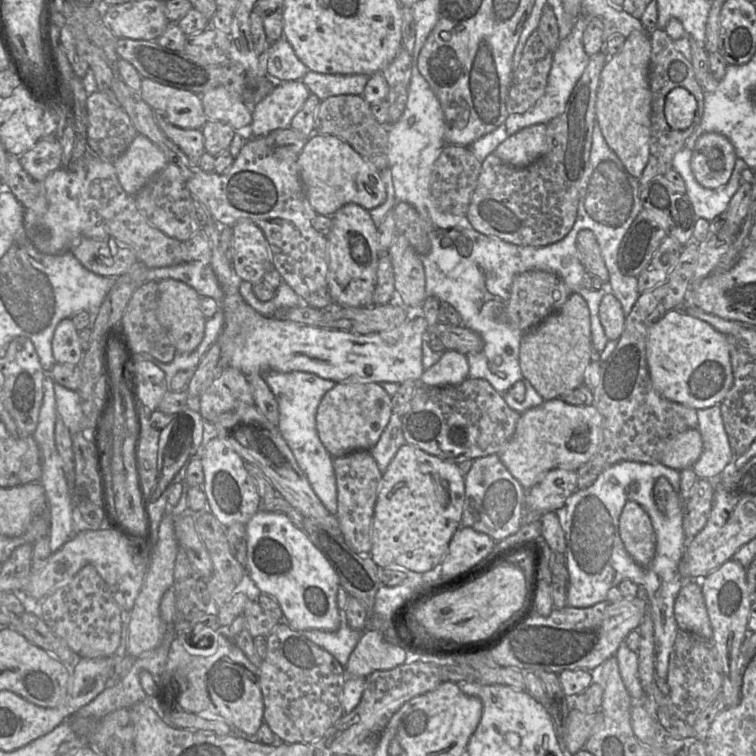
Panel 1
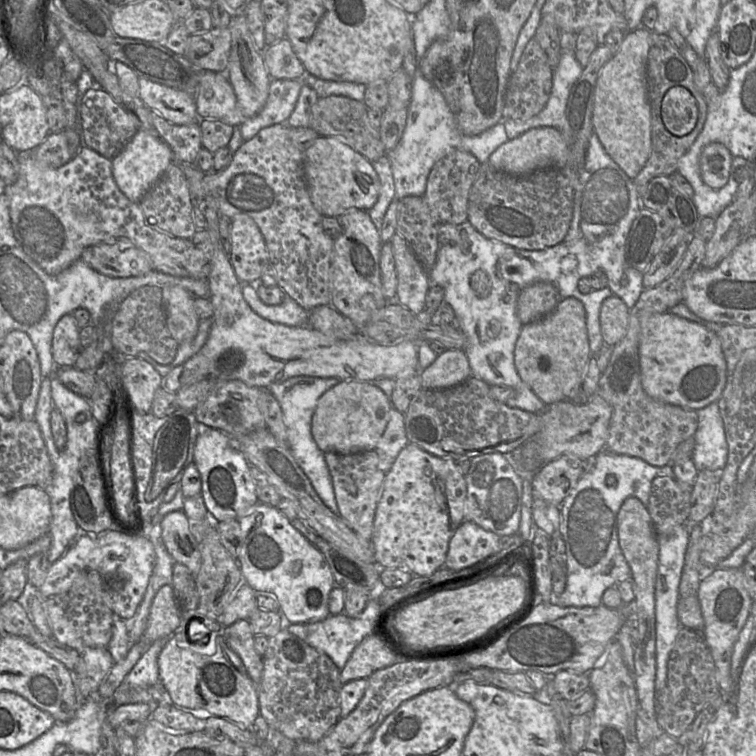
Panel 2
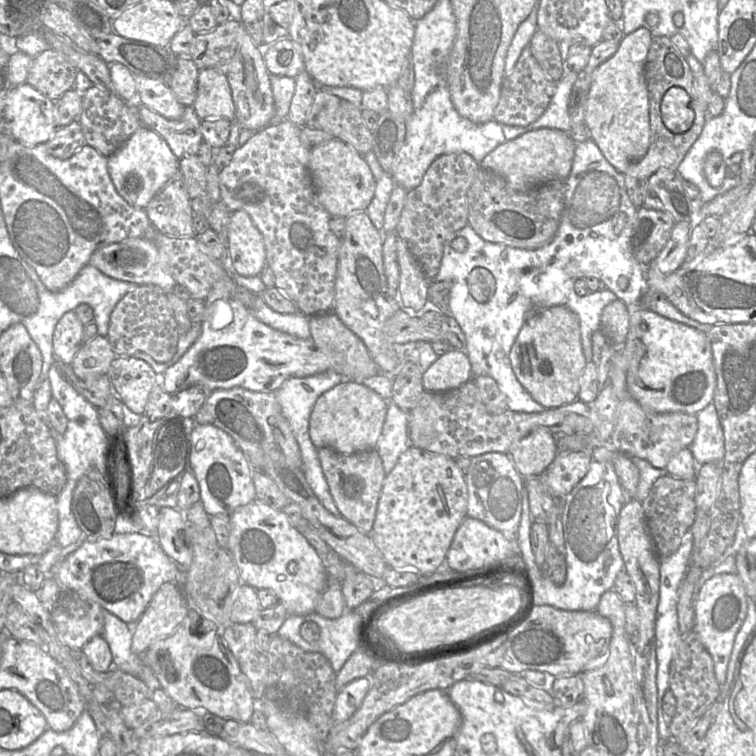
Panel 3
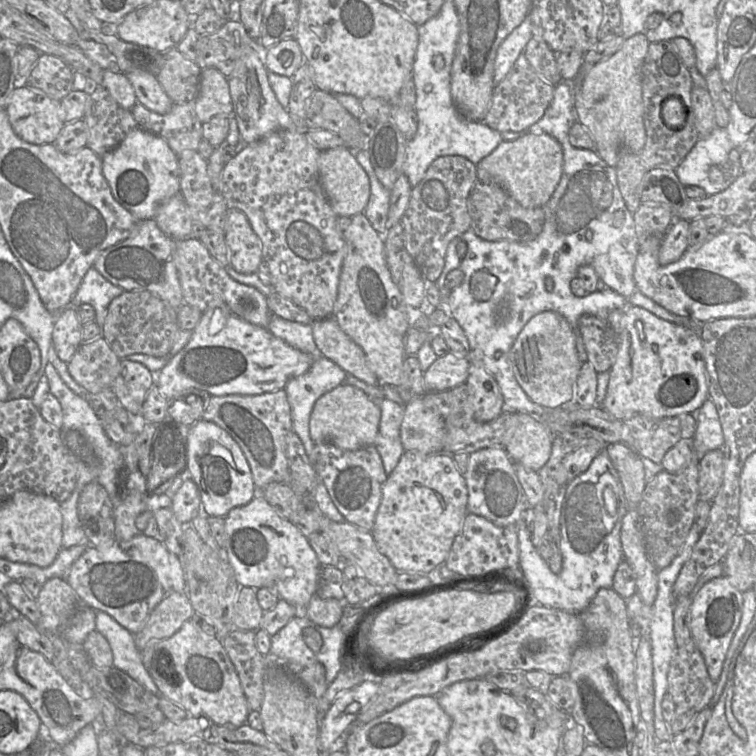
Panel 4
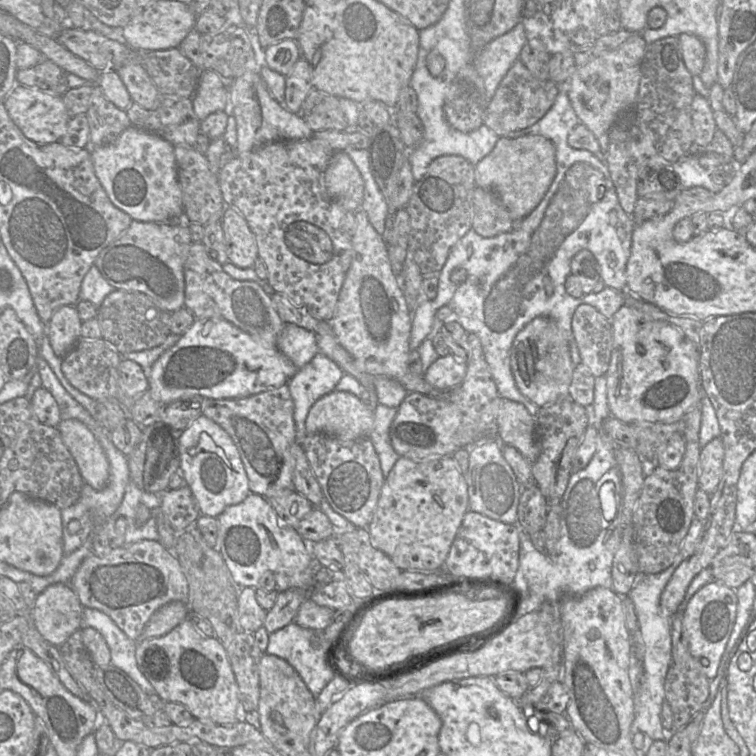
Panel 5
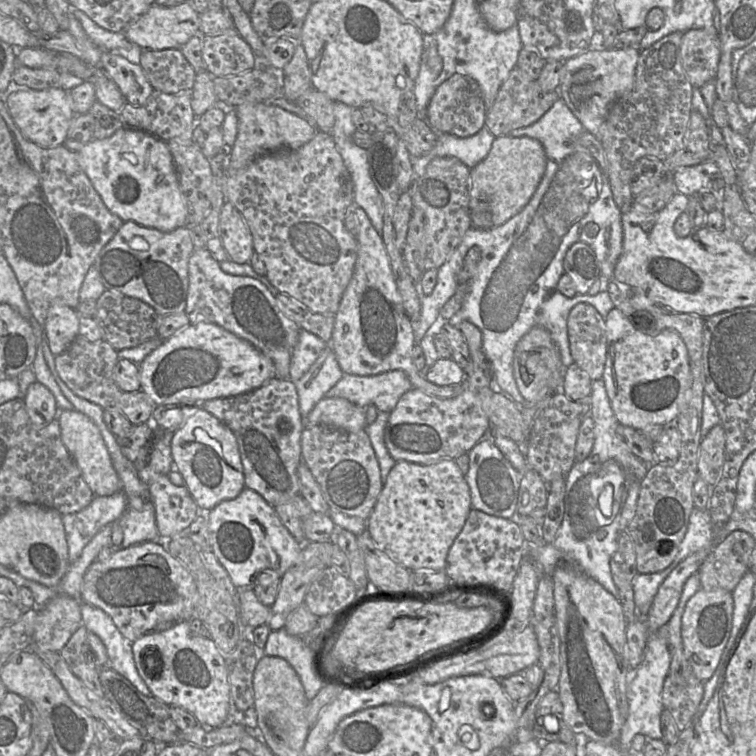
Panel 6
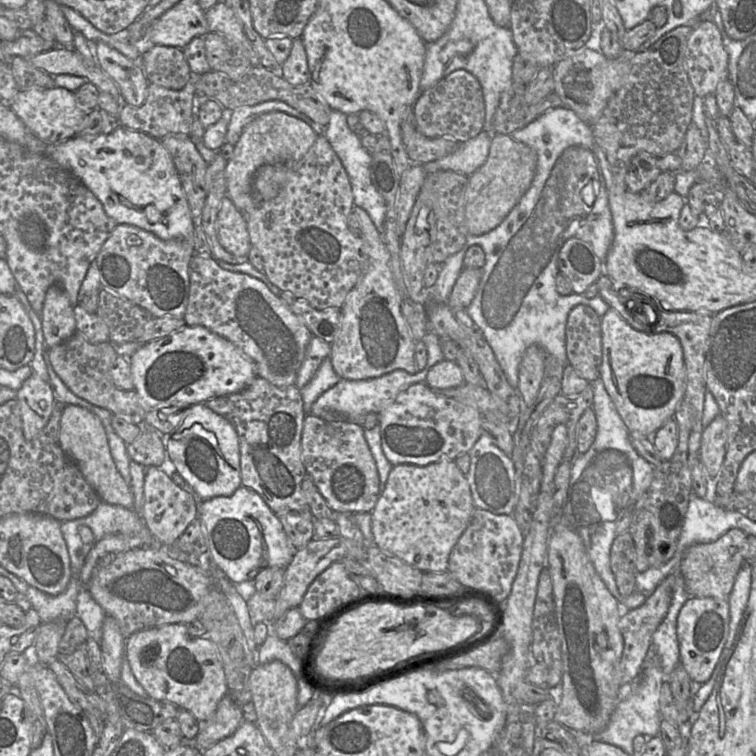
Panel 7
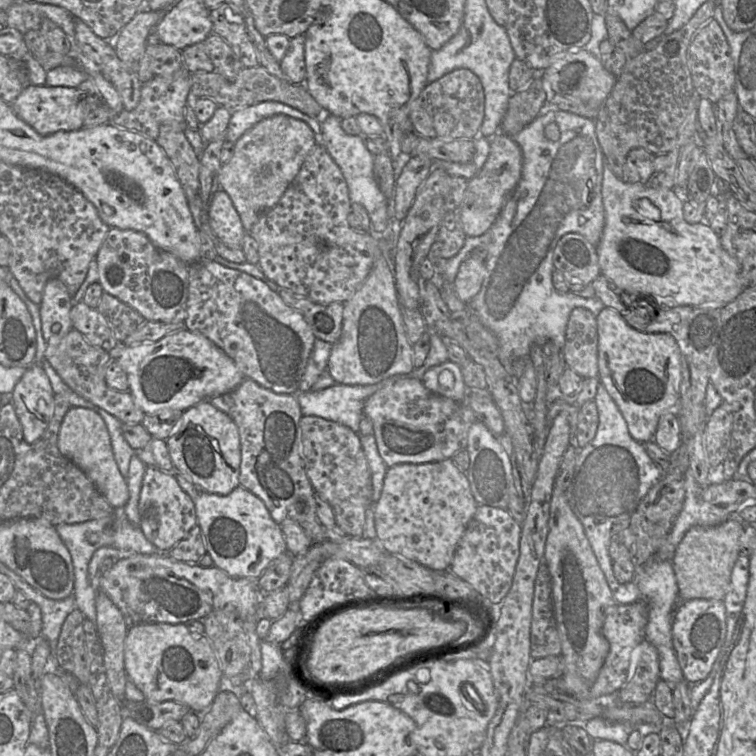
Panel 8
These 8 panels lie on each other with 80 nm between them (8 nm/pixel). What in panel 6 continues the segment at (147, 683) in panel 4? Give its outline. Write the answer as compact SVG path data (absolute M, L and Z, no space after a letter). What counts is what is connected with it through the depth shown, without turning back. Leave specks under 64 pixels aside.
M84 602L80 604L80 612L87 631L96 634L106 647L108 664L105 666L125 676L142 694L153 696L136 669L132 642L121 634L111 617L102 609Z

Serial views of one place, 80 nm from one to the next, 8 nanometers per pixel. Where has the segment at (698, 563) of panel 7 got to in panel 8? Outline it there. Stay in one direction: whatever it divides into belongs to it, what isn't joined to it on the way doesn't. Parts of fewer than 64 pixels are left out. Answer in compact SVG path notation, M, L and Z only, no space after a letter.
M730 519L715 526L693 526L686 532L672 559L680 602L691 599L724 599L733 567L740 555L740 538L745 525L748 524Z

